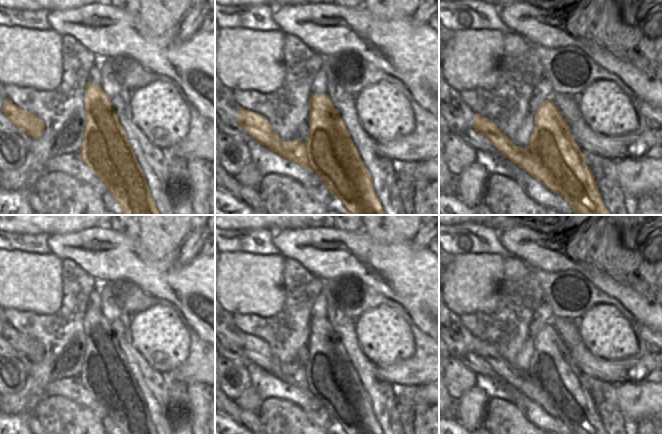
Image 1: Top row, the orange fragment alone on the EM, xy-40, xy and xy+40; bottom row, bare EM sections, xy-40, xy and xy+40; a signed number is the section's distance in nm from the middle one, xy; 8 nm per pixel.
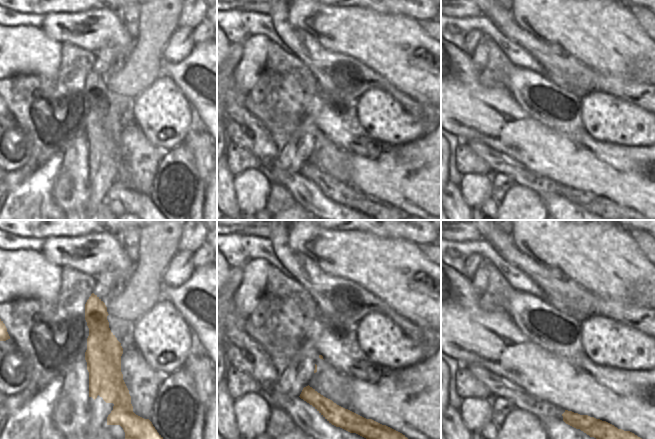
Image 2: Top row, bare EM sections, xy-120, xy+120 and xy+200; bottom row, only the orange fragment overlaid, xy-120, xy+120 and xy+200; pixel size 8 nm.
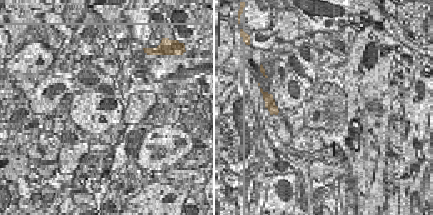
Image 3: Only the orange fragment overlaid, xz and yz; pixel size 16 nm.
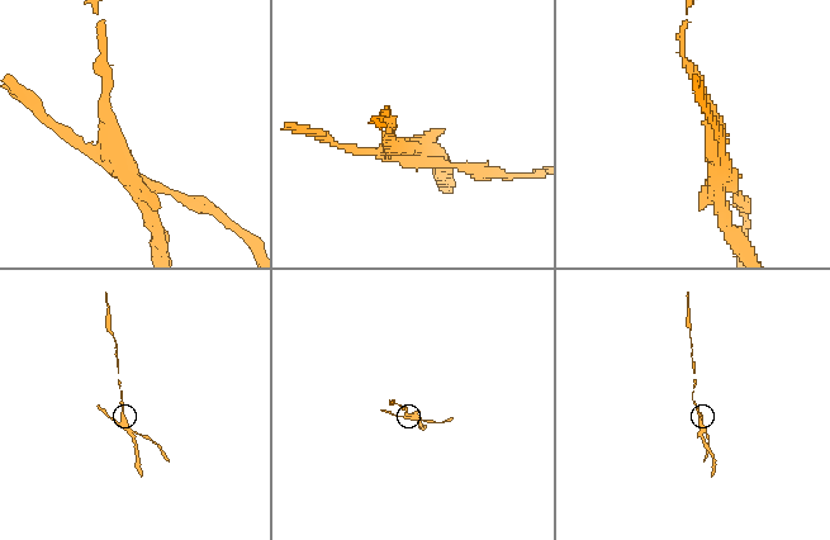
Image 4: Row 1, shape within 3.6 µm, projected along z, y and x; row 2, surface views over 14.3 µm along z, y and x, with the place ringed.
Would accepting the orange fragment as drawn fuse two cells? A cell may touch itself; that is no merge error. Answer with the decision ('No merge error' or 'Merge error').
Merge error

